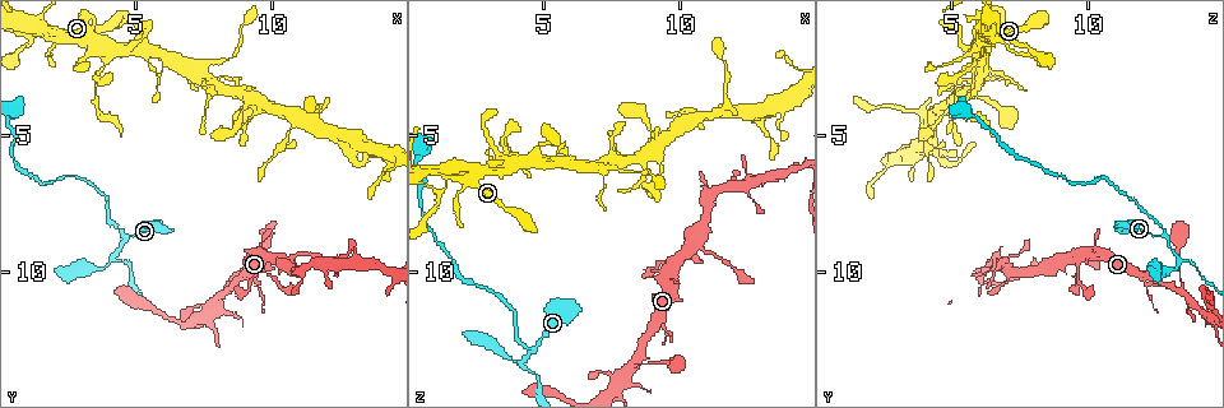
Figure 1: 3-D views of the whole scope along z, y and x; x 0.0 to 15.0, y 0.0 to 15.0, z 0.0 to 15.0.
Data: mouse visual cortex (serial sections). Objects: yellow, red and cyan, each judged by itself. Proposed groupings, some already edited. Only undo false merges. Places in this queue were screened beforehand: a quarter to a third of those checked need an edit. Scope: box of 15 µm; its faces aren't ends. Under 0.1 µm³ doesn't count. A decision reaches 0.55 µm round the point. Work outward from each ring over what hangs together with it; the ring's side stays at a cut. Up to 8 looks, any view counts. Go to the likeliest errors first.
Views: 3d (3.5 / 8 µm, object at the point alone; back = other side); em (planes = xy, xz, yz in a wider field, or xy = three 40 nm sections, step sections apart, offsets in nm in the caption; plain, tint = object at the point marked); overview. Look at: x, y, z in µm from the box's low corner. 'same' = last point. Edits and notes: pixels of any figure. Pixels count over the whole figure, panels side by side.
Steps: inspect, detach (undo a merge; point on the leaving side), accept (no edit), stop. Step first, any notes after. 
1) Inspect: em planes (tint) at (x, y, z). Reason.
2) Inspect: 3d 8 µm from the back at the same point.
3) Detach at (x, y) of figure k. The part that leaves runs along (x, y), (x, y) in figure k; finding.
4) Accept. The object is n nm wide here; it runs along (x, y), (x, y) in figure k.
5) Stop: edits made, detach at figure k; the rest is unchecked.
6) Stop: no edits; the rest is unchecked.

Inspect: 3d 3.5 µm at (8.3, 10.7, 13.4). Abrupt turn.

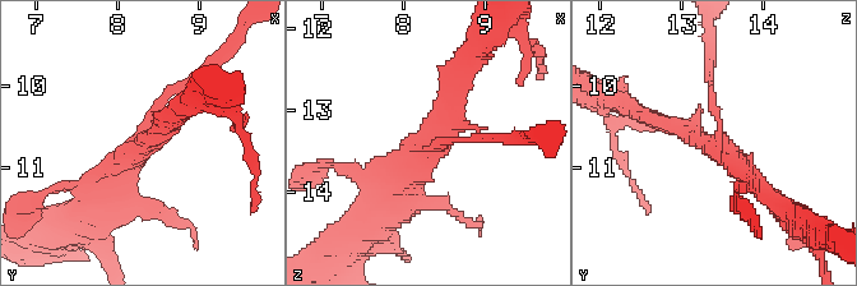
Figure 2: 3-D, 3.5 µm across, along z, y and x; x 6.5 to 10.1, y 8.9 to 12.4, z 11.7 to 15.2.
Inspect: em xy step 5 (tint) at (8.30, 10.70, 13.45).

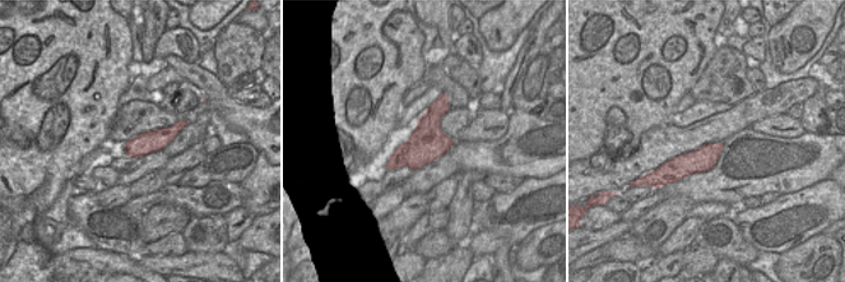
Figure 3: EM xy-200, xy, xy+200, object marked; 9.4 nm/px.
Accept. It runs along (181, 123), (168, 134), (128, 149) in figure 3; continuous, no second cell.

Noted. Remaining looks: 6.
Inspect: 3d 3.5 µm at (4.7, 8.7, 12.9). Arms part here.

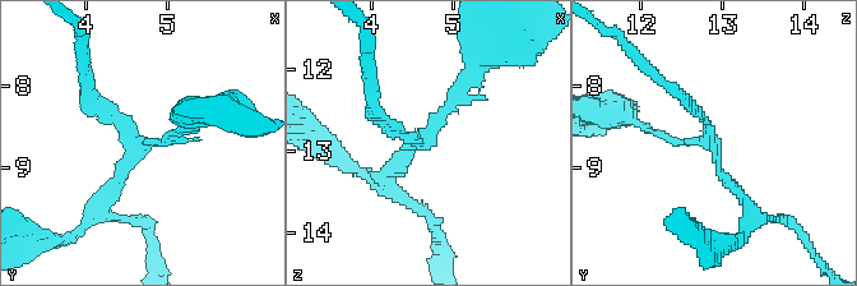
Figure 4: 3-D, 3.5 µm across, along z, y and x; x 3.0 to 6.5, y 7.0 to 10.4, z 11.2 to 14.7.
Accept. 3 arms meet here; the arms are 100, 100, 150 nm wide; it runs along (184, 128), (137, 143), (86, 92) in figure 4; one cell here.

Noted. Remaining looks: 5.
Inspect: 3d 3.5 µm at (7.0, 2.6, 6.3). Side arm on a straight run.

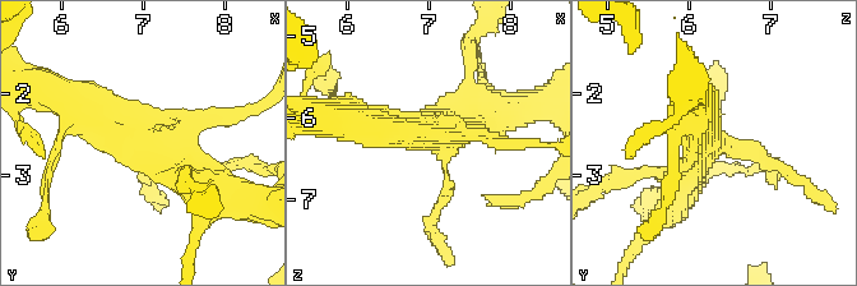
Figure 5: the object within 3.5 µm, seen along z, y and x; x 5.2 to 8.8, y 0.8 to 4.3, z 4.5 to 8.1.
Inspect: em xy step 5 (tint) at (7.15, 2.60, 6.20). Need the tissue.

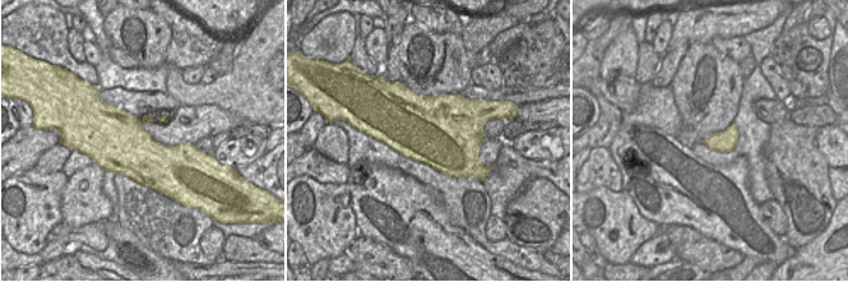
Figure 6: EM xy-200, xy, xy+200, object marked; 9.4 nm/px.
Accept. It runs along (78, 105), (219, 187) in figure 5; one cell here.

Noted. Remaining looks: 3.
Stop: no edits; the rest is unchecked.

